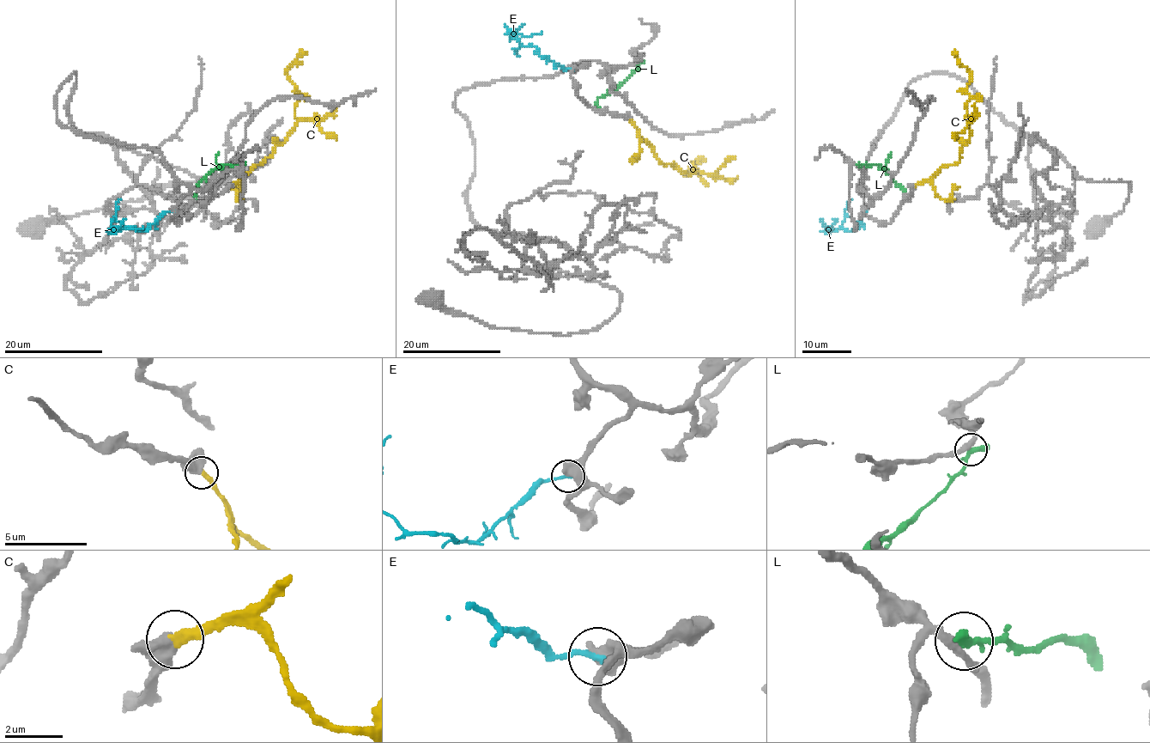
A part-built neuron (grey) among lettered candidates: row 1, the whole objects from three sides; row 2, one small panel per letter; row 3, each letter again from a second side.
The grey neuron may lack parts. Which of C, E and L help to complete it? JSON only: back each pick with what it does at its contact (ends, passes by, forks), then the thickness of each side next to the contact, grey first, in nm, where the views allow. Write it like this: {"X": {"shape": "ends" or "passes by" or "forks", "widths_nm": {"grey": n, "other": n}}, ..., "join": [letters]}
{"C": {"shape": "ends", "widths_nm": {"grey": 600, "other": 320}}, "join": ["C"]}

